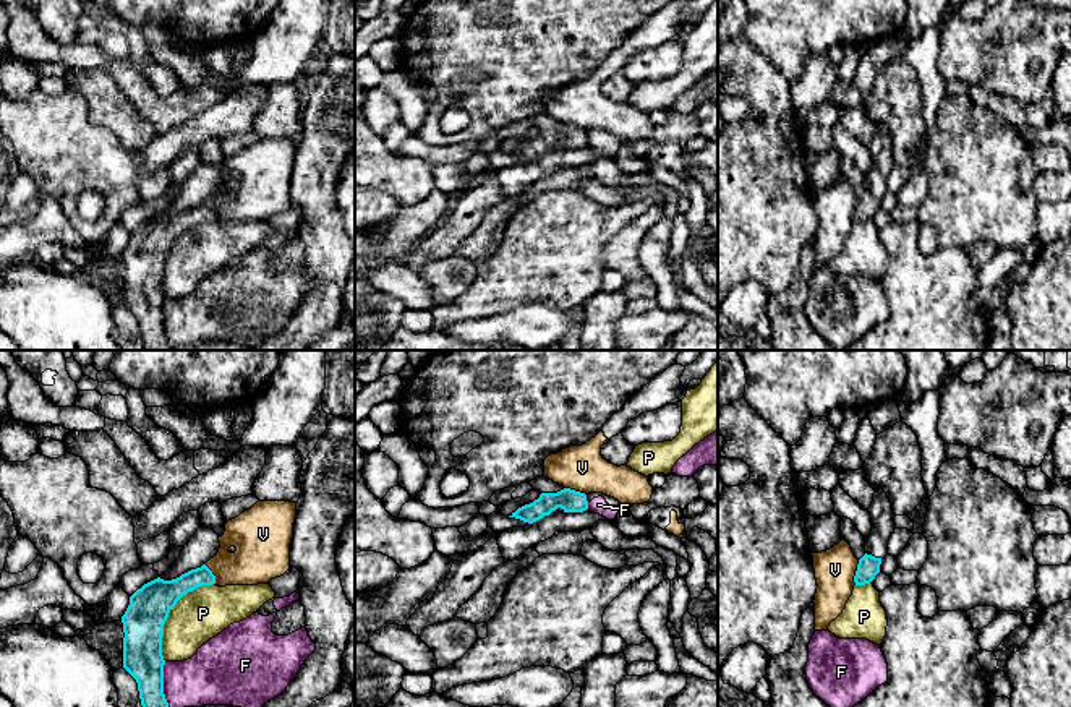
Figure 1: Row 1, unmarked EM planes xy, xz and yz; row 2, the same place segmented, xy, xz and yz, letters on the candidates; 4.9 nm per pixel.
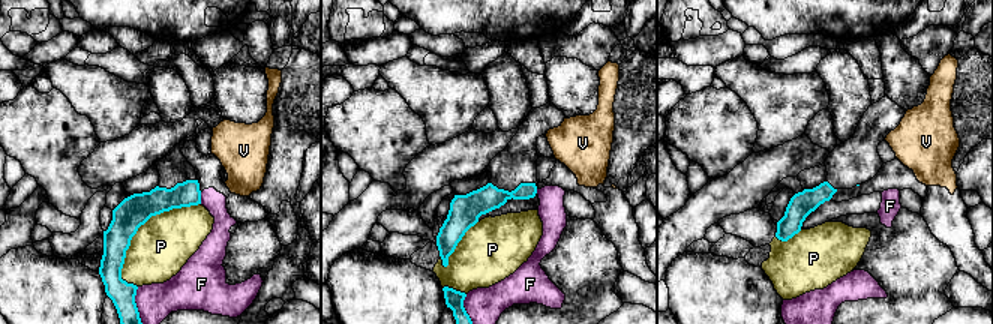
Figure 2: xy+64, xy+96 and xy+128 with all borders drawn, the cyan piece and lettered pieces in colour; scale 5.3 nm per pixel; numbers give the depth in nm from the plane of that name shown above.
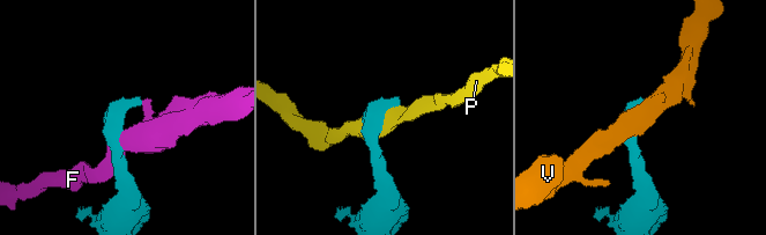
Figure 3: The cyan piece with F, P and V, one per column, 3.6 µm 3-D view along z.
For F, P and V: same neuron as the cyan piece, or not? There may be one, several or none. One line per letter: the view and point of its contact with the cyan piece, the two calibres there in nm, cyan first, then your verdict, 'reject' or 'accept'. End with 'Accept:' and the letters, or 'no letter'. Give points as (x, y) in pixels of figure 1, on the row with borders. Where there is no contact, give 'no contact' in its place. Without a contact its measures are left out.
F: xy (162, 685) | 200/280 nm | reject
P: xy (169, 612) | 200/260 nm | reject
V: yz (856, 573) | 110/200 nm | reject
Accept: no letter

